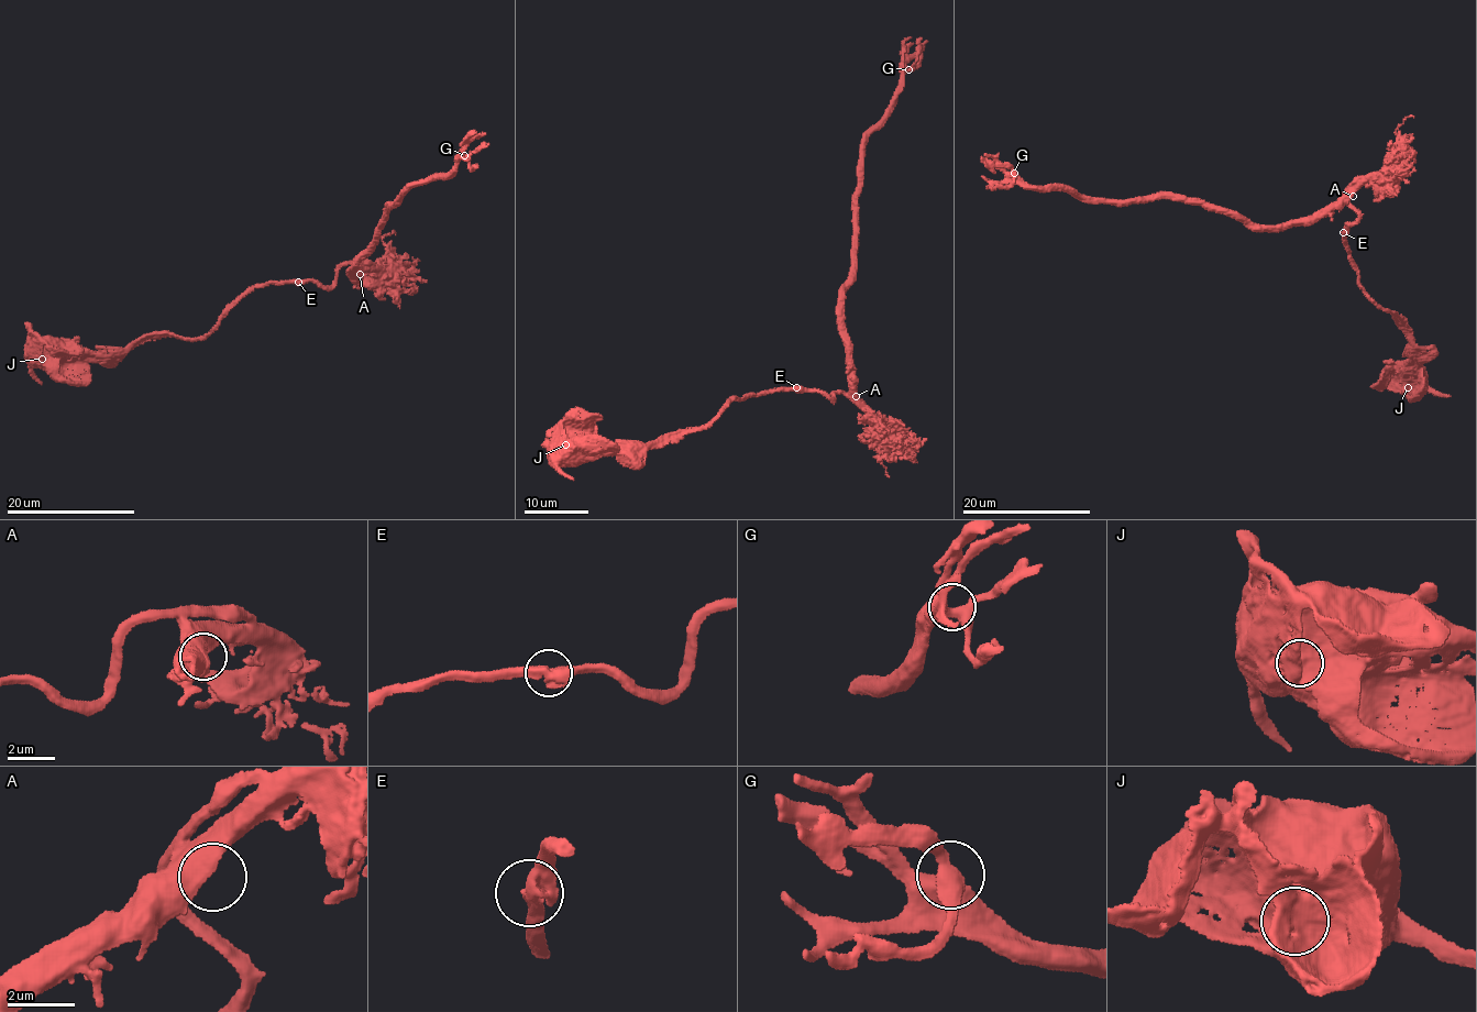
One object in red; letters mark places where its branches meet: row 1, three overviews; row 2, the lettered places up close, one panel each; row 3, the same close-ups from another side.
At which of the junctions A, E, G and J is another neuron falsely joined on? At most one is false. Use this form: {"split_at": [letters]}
{"split_at": []}

